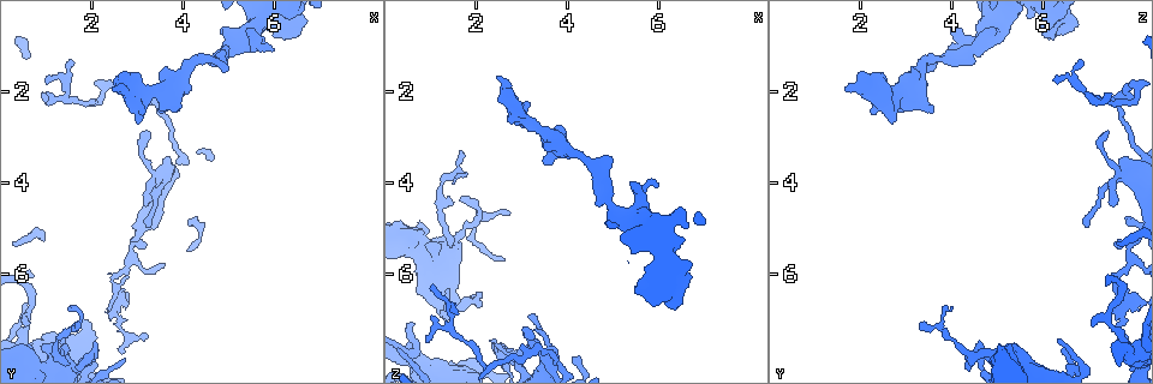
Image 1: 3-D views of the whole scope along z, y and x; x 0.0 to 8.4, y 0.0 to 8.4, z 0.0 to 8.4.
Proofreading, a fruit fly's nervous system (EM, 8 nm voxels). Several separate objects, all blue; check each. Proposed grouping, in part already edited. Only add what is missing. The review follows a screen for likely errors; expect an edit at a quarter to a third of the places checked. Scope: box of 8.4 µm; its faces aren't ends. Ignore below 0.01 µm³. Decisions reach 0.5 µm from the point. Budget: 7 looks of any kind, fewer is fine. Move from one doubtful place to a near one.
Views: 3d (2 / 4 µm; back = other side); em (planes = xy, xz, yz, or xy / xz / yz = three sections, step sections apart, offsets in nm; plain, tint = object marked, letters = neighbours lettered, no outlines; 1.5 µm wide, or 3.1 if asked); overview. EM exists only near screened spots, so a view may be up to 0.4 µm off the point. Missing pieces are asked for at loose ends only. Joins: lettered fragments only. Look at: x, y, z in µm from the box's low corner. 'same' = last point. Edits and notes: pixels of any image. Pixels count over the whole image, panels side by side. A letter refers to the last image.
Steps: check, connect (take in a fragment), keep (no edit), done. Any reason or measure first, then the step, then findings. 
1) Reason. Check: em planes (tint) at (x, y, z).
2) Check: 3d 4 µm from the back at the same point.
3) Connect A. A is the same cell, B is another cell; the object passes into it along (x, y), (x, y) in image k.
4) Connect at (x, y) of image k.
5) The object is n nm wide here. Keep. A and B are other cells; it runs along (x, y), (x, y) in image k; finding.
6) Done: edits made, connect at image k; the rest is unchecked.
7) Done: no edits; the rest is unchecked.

Tapers out. Check: 3d 2 µm from the back at (2.10, 7.70, 6.55).

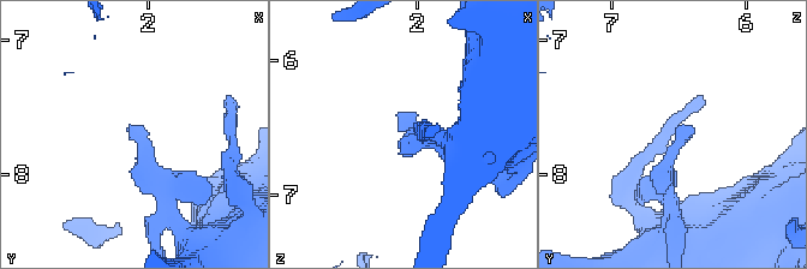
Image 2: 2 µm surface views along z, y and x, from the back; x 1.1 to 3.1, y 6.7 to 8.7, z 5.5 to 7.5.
Now the EM. Check: em xz step 8 (letters) at (2.14, 7.64, 6.50).

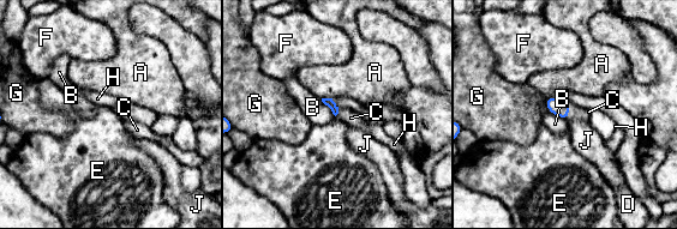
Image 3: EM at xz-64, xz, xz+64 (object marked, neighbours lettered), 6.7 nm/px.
Check: em planes (letters) at the same point.

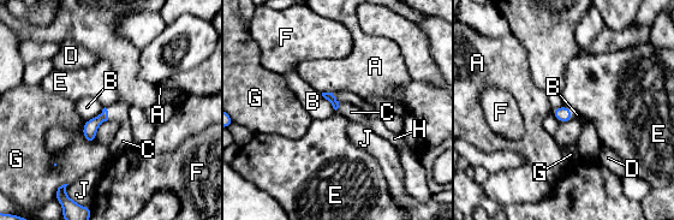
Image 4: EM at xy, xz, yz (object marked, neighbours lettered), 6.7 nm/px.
Connect C. C is the same cell, A, B, D, E, F, G, H and J are other cells; it goes on there.

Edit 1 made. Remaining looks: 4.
Thin end. Check: 3d 2 µm at (1.00, 1.90, 6.25).

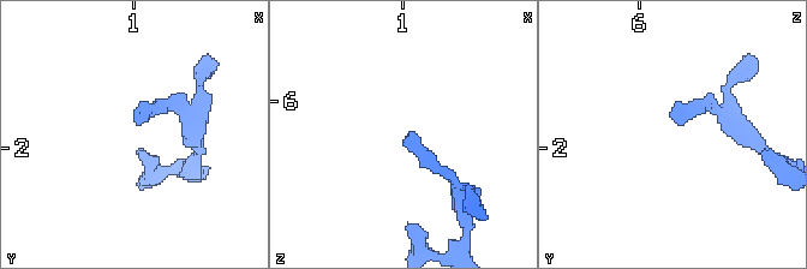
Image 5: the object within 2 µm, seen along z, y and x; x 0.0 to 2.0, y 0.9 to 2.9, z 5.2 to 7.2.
Check: em planes (letters) at (1.04, 1.84, 6.32).

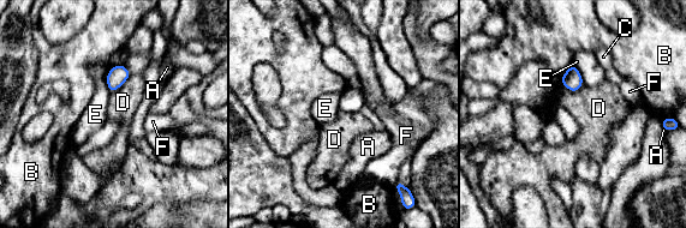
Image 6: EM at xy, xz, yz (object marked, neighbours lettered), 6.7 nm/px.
Keep. A, B, C, D, E and F are other cells; a border runs along (131, 74), (117, 89), (109, 92) in image 6; none of them fits.

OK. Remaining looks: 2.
Done: edits made, connect at image 4; the rest is unchecked.

